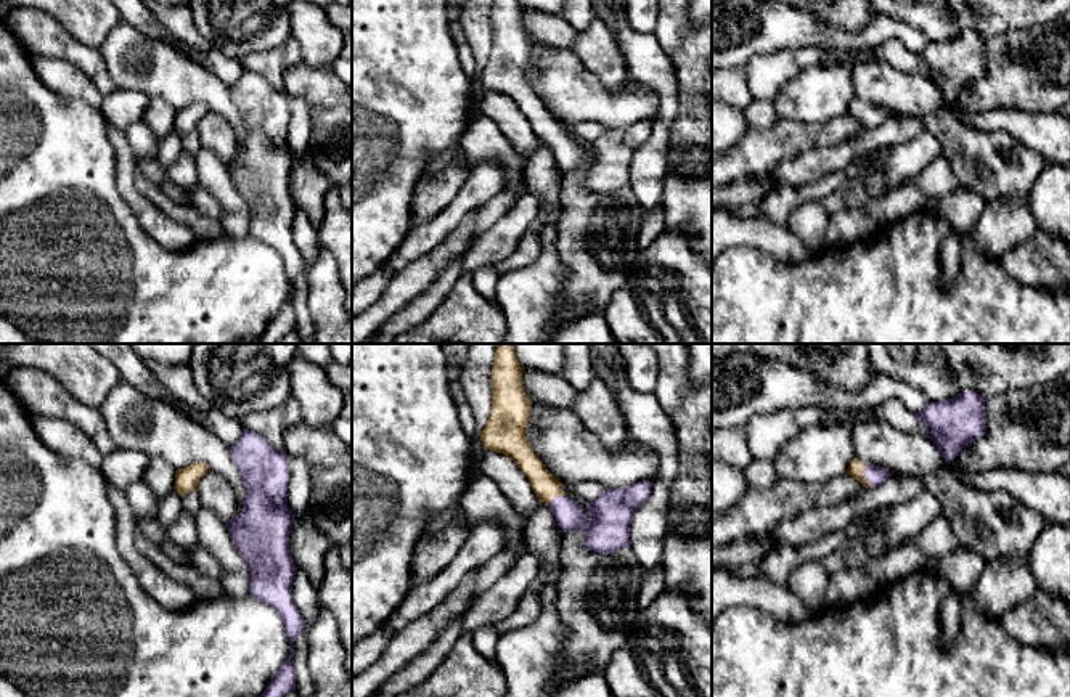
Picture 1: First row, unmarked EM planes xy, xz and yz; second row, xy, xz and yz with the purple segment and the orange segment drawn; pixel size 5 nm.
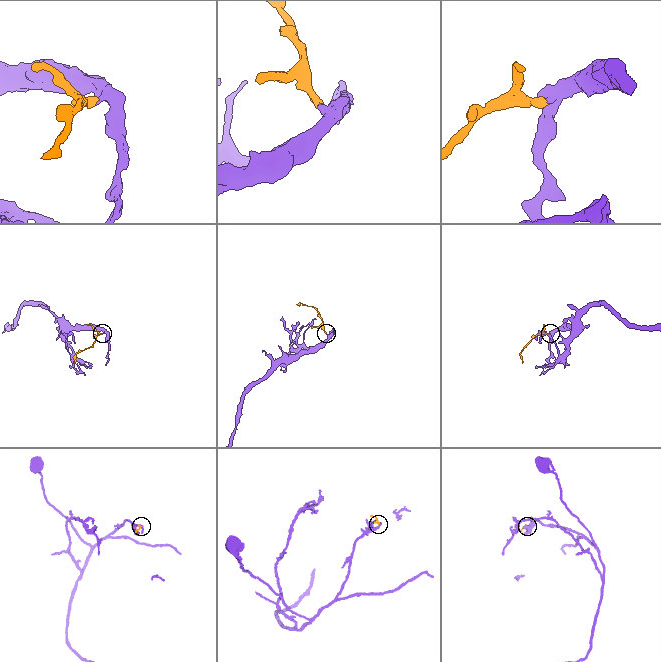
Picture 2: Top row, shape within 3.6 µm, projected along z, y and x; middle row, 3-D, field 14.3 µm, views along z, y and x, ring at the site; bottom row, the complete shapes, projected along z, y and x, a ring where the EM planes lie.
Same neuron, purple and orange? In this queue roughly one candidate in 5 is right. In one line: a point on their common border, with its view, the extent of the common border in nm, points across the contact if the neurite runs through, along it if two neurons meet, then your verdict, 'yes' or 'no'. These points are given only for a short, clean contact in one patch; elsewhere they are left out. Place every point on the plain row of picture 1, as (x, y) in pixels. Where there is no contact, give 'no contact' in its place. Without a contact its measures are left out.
contact yz (865, 116); length 130 nm; way yz (876, 116), (865, 116), (857, 108); yes

